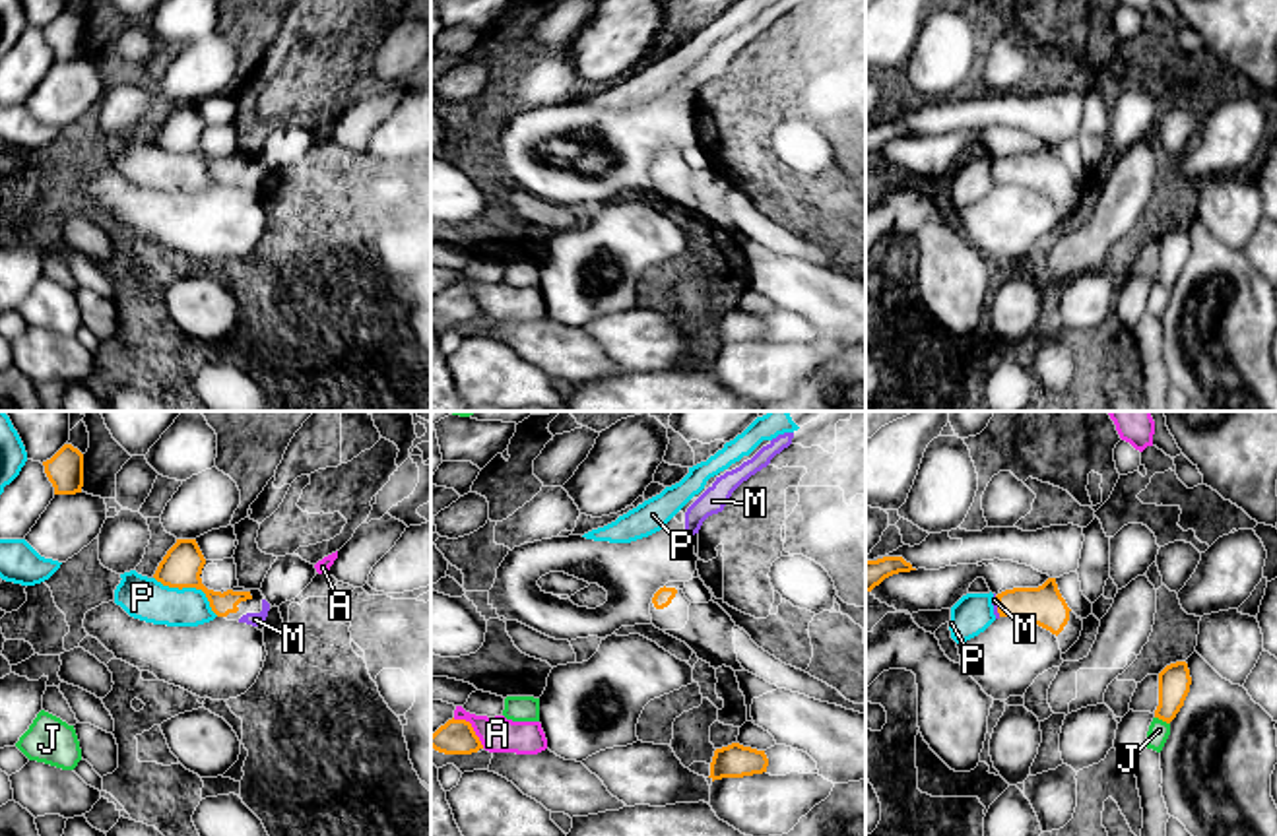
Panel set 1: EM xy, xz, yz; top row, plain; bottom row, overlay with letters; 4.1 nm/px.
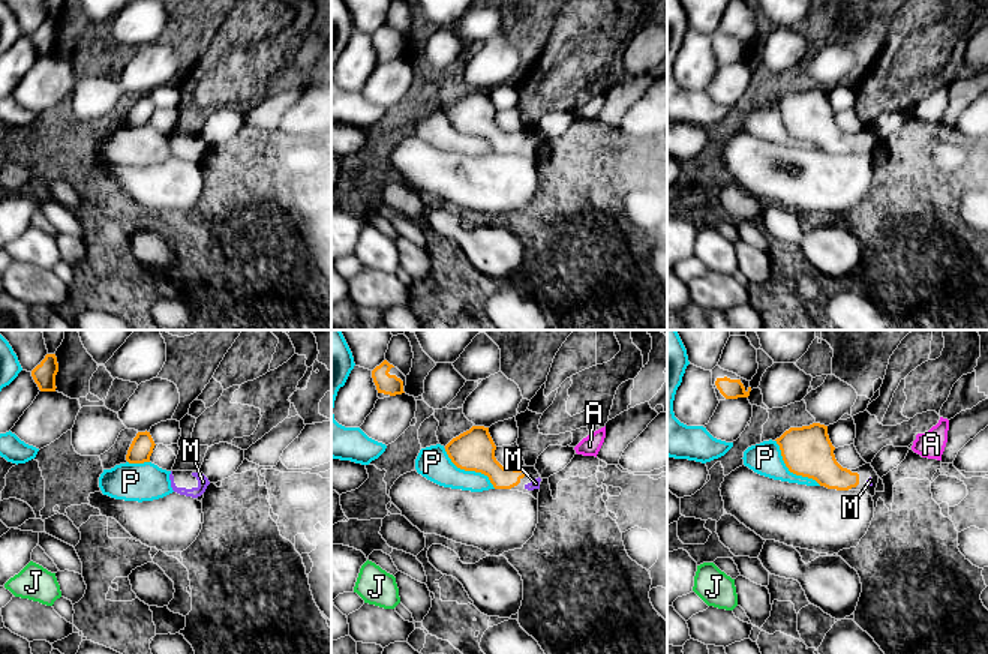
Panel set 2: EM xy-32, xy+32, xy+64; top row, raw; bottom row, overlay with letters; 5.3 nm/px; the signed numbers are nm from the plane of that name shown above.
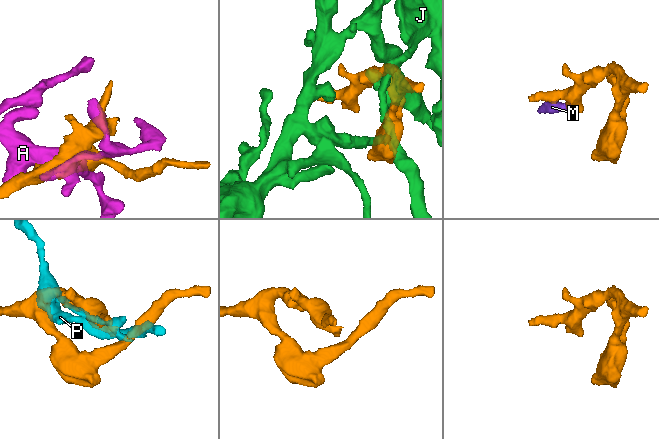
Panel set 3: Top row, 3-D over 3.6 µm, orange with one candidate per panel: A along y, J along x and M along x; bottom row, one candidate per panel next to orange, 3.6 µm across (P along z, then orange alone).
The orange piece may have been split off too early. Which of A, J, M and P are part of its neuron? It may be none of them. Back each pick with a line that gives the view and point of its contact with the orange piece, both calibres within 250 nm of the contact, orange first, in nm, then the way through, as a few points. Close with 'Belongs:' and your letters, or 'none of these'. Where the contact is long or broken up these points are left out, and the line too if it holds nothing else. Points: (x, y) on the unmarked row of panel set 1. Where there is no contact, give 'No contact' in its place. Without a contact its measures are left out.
M: Touches orange at yz (998, 171). Thickness 170 nm (orange) against 30 nm. Path across: yz (1043, 171), (998, 171), (994, 165)
Belongs: M

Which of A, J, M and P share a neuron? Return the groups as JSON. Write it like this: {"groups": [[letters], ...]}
{"groups": [["A"], ["J"], ["M"], ["P"]]}

